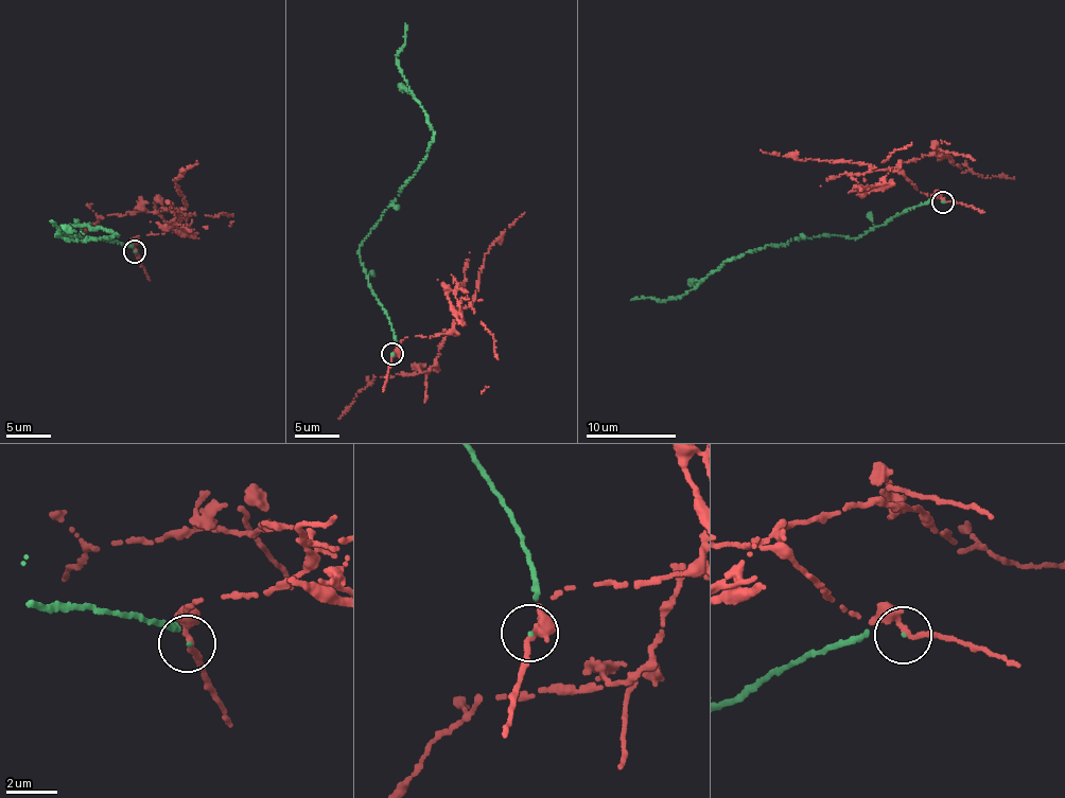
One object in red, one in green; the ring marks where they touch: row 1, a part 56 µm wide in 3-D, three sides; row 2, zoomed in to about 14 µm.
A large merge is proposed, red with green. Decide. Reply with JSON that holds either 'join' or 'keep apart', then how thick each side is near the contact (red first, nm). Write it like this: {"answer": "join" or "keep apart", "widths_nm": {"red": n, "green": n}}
{"answer": "keep apart", "widths_nm": {"red": 280, "green": 100}}

